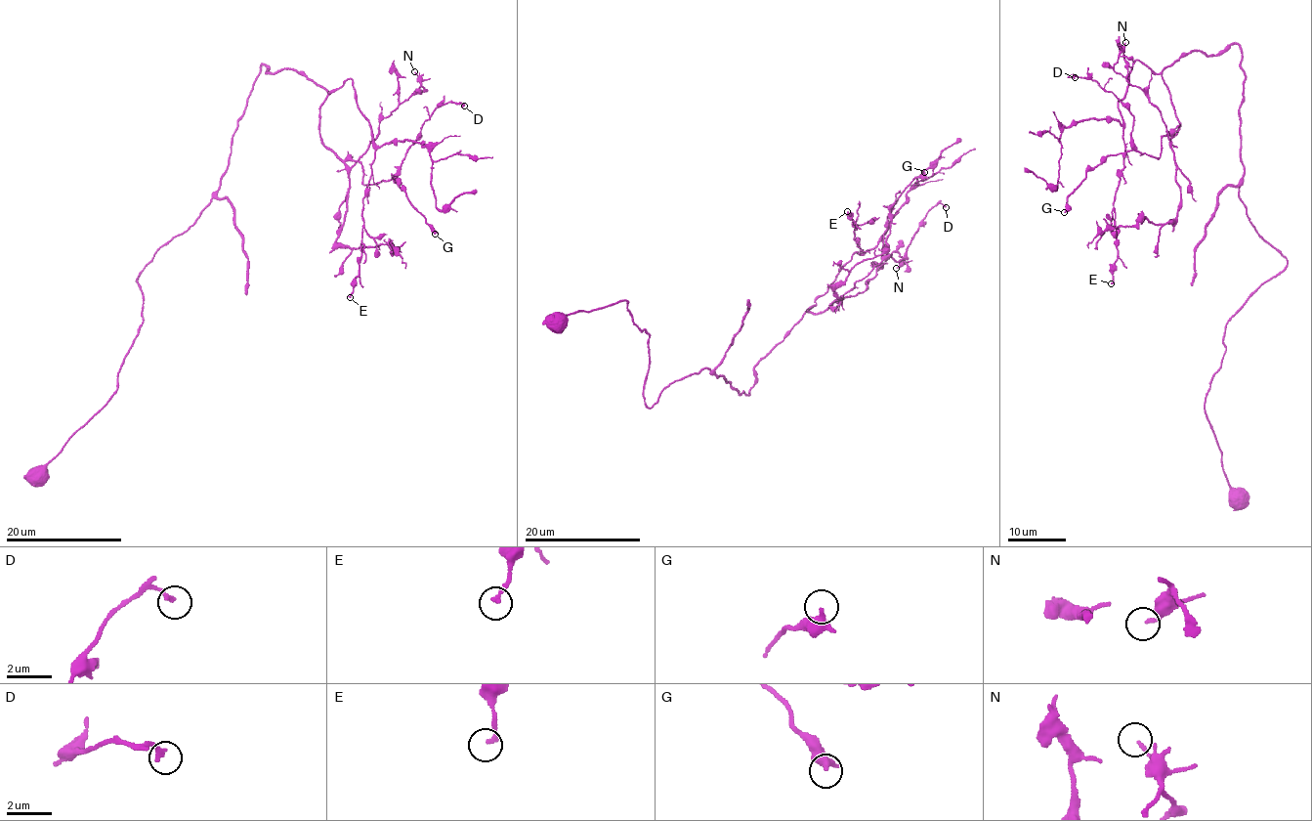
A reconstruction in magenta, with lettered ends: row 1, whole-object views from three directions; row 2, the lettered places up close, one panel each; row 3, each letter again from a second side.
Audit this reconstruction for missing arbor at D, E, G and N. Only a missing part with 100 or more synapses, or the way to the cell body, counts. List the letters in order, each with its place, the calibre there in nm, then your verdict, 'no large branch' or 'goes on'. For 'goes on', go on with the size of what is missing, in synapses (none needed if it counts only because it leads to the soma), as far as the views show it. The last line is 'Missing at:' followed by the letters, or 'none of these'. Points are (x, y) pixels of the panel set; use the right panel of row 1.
D: (1075, 77) | 190 nm | no large branch
E: (1111, 283) | 180 nm | no large branch
G: (1064, 212) | 360 nm | no large branch
N: (1125, 42) | 110 nm | no large branch
Missing at: none of these

